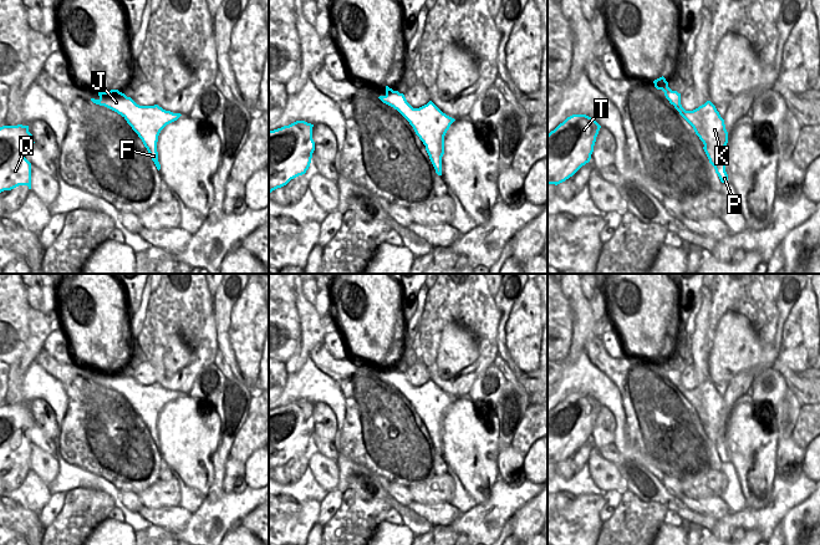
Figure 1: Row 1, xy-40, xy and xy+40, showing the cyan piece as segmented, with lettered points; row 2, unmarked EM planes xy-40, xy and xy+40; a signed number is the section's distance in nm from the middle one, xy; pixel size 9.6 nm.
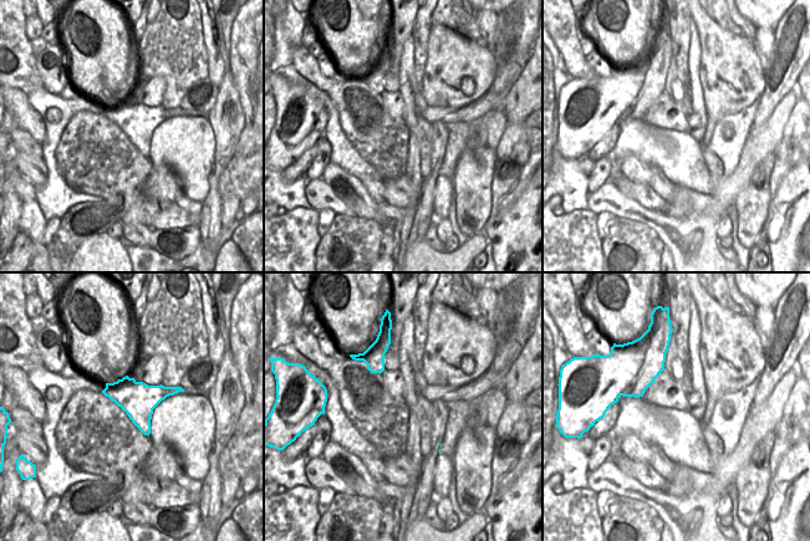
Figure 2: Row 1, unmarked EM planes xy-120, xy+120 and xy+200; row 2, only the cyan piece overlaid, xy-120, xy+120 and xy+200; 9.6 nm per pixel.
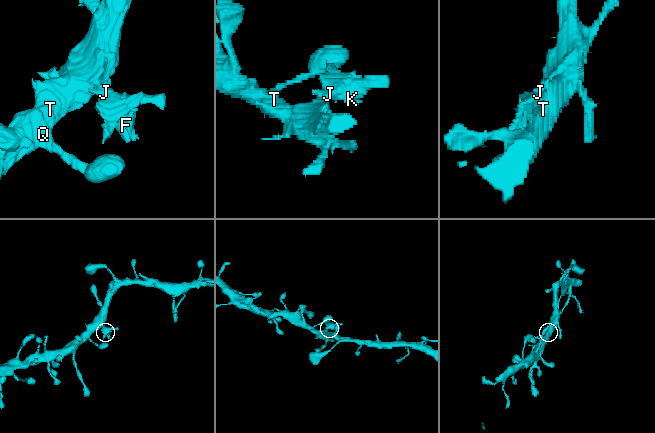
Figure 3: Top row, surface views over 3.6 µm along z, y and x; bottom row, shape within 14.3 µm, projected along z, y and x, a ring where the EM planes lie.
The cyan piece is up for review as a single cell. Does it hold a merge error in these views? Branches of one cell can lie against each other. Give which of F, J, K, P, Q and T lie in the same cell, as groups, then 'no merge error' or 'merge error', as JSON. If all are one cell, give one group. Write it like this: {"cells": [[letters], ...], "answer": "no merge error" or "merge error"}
{"cells": [["F", "J", "K", "P"], ["Q", "T"]], "answer": "merge error"}

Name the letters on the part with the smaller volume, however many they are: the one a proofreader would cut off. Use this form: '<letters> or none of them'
F, J, K, P

